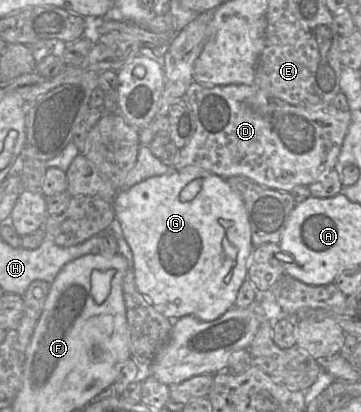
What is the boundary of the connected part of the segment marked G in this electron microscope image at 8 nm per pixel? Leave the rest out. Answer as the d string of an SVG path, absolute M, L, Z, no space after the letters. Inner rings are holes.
M187 166L181 170L173 170L173 172L168 172L160 176L150 177L131 187L119 189L113 199L113 204L115 218L119 222L124 238L133 253L135 286L159 313L172 322L184 316L194 316L202 321L213 321L231 308L236 307L235 301L238 291L243 282L248 279L248 264L254 246L251 241L251 226L244 201L241 195L230 186L227 179L198 166ZM195 179L201 179L202 181L200 192L193 200L182 202L180 198L181 191L189 182Z

